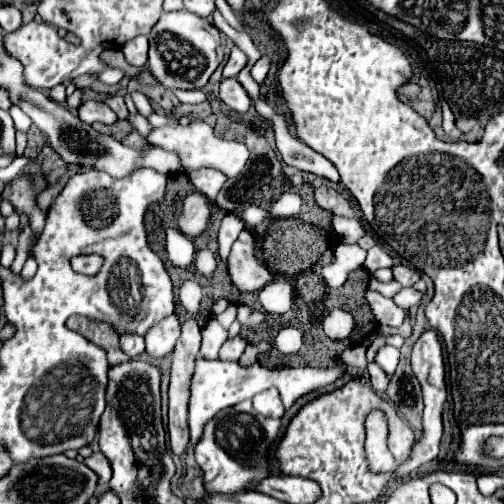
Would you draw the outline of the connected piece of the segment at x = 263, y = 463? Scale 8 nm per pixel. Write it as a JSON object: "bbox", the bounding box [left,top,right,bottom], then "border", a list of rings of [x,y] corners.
{"bbox":[196,400,280,492],"border":[[[252,400],[230,406],[218,412],[214,420],[206,422],[206,428],[196,444],[196,462],[204,470],[206,492],[240,492],[250,490],[258,480],[268,476],[268,452],[274,446],[280,430],[280,420],[258,414]]]}

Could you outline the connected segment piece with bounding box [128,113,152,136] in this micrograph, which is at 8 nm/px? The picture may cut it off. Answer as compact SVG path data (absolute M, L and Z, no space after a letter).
M139 113L135 115L129 115L128 121L132 124L134 128L136 128L142 136L148 136L148 132L152 130L152 126L148 124L148 121L144 116Z

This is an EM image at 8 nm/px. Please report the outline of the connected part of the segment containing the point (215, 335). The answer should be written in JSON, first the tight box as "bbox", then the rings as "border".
{"bbox":[200,318,228,358],"border":[[[210,318],[202,328],[200,354],[204,358],[218,358],[218,350],[226,342],[226,338],[228,338],[228,330],[224,330],[216,318]]]}

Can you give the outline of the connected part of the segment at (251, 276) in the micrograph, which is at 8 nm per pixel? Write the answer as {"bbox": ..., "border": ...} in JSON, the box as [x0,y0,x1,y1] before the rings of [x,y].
{"bbox":[228,242,274,294],"border":[[[234,242],[230,260],[228,260],[228,274],[232,284],[238,288],[240,294],[248,292],[258,292],[266,284],[274,280],[274,272],[266,268],[264,262],[260,262],[254,254],[254,244],[244,244],[244,242]]]}

